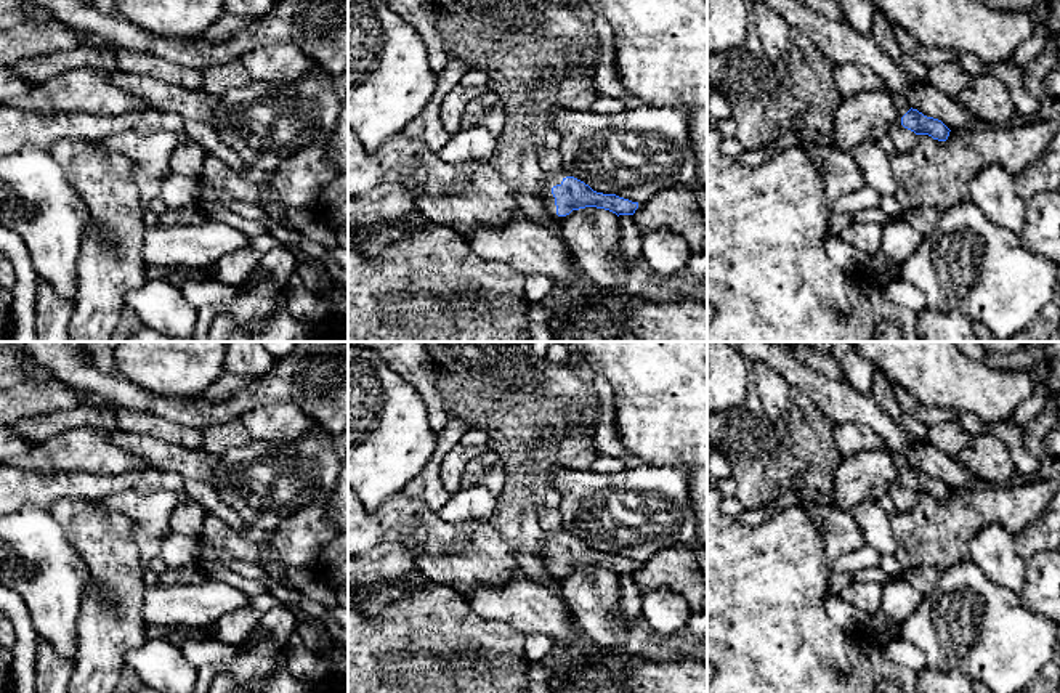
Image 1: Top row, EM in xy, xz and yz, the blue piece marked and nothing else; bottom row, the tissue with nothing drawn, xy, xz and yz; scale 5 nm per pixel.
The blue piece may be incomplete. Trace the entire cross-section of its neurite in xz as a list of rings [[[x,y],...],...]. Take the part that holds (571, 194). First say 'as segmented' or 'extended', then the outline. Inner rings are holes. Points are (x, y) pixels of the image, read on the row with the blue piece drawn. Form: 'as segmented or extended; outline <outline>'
extended; outline [[[569,172],[544,173],[542,189],[537,197],[540,199],[545,212],[560,220],[572,210],[597,207],[619,215],[633,215],[638,202],[619,197],[616,194],[603,194],[593,191],[584,181],[574,178]]]

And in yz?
extended; outline [[[893,93],[892,96],[900,125],[914,132],[916,135],[929,135],[938,141],[948,140],[951,130],[941,120],[927,117],[917,109],[912,109],[904,95]]]

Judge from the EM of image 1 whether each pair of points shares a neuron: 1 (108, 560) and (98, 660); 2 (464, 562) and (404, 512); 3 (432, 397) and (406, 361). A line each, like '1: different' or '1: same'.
1: same
2: same
3: same

